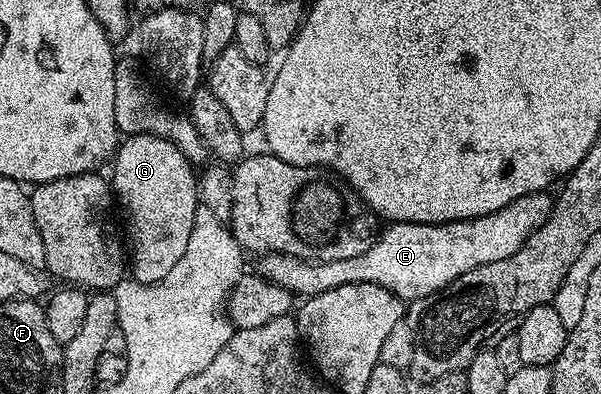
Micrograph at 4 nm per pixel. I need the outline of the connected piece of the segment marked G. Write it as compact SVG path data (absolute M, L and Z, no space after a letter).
M151 133L127 136L114 151L113 165L112 193L125 216L130 216L126 221L130 228L128 269L133 280L151 285L176 267L188 247L192 219L200 204L196 169L171 141Z

